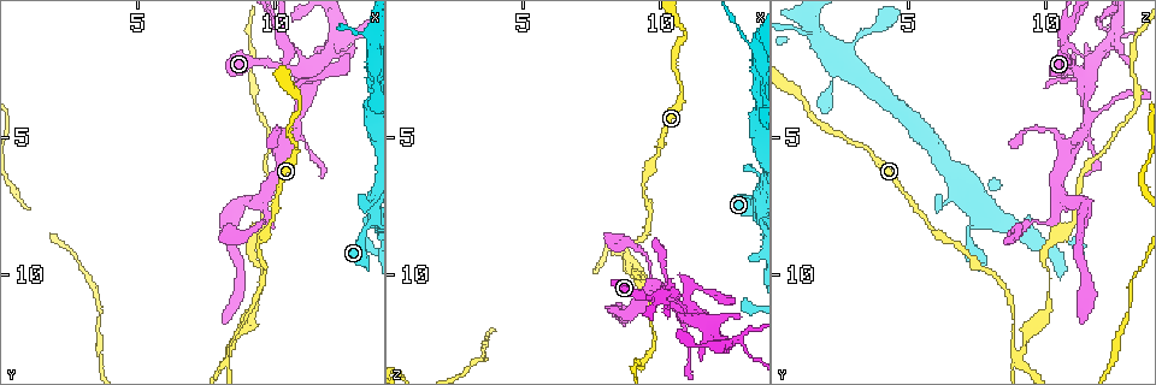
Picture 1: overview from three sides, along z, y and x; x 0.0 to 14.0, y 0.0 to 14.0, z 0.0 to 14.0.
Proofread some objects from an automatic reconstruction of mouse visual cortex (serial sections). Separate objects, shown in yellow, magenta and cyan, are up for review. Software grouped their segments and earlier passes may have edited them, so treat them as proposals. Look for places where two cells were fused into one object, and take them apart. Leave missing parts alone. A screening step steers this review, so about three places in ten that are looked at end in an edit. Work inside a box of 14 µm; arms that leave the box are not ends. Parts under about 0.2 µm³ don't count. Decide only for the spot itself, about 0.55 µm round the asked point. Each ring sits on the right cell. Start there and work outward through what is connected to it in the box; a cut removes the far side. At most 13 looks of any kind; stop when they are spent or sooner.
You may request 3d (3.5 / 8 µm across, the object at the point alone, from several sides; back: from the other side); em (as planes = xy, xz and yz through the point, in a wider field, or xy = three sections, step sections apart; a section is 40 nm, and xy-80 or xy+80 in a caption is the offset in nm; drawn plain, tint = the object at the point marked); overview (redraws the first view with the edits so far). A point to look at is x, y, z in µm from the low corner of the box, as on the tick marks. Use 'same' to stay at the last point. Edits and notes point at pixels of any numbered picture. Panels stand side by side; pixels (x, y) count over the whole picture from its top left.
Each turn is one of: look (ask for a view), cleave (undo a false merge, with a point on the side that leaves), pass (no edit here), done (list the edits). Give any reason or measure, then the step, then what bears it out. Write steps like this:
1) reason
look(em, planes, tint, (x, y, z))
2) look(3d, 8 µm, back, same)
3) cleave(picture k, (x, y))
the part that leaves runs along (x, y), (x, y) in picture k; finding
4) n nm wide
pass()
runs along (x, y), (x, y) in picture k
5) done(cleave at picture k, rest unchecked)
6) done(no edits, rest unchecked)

three arms meet
look(3d, 3.5 µm, (13.1, 1.3, 12.5))

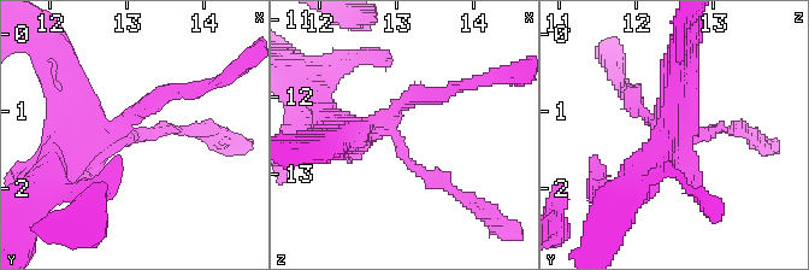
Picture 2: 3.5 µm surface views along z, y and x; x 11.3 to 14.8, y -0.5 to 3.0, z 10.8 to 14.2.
3 arms; arms of 150, 200, 350 nm
look(em, xy, step 1, tint, (13.05, 1.30, 12.60))

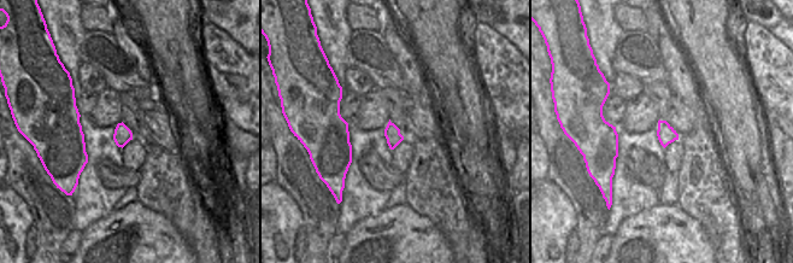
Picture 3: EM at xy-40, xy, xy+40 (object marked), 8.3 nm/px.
pass()
runs along (329, 122), (384, 125), (409, 163), (454, 191) in picture 2; continuous, no second cell

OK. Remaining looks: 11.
abrupt turn
look(3d, 8 µm, (9.6, 8.0, 10.2))

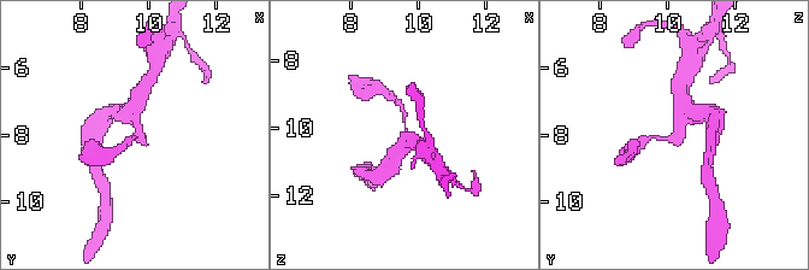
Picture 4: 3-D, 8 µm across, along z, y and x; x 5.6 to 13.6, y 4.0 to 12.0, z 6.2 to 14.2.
look(em, xy, step 2, tint, (9.7, 7.8, 10.2))

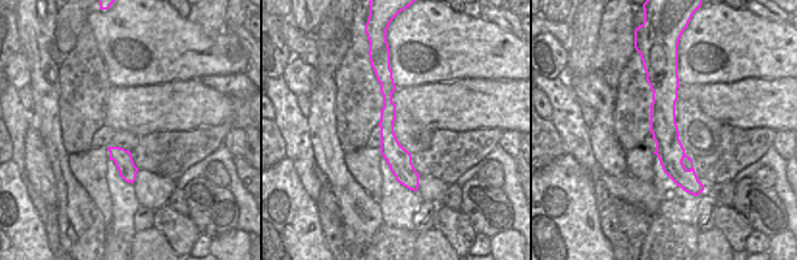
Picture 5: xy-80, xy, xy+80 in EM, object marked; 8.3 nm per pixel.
pass()
runs along (661, 68), (663, 129), (689, 188) in picture 5; continuous, no second cell

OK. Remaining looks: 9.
two arms at a narrow angle
look(3d, 3.5 µm, (8.3, 12.8, 9.0))

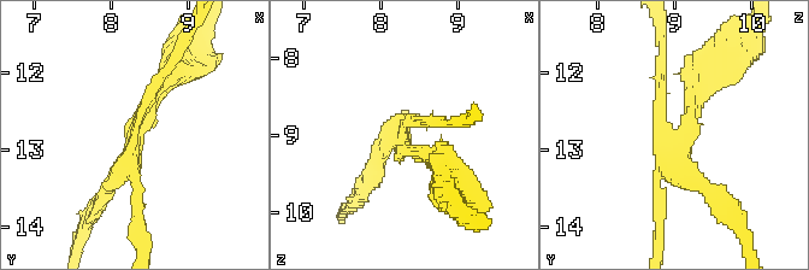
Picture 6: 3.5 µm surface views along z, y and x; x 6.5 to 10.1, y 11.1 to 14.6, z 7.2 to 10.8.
4 arms; arms of 150, 150, 200, 200 nm; need the tissue
look(em, xy, step 1, tint, (8.30, 12.80, 9.00))

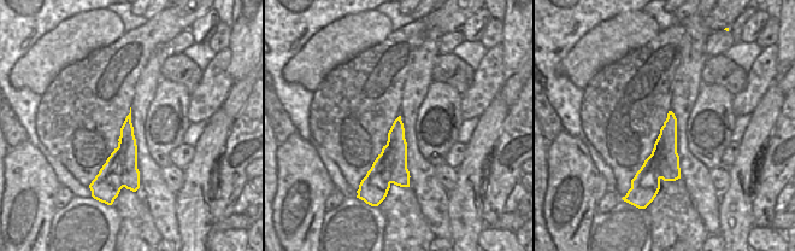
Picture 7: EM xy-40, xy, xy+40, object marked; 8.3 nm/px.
cleave(picture 6, (429, 152))
the part that leaves runs along (406, 142), (447, 170), (454, 201) in picture 6; two cells meet here

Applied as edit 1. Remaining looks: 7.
two arms in line, one across
look(3d, 3.5 µm, (13.3, 8.3, 7.2))

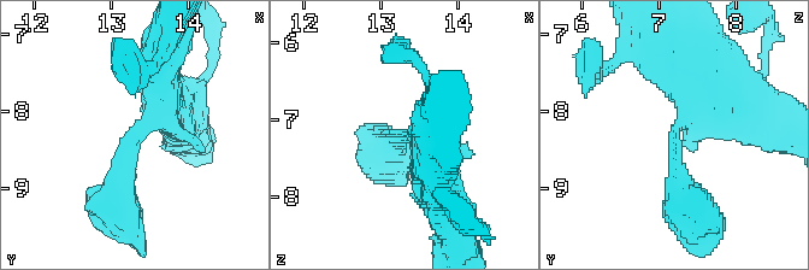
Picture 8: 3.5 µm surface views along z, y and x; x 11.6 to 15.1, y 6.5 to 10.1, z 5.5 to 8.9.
3 arms; arms of 400, 500, 500 nm; need the tissue
look(em, xy, step 5, tint, (13.35, 8.30, 7.20))

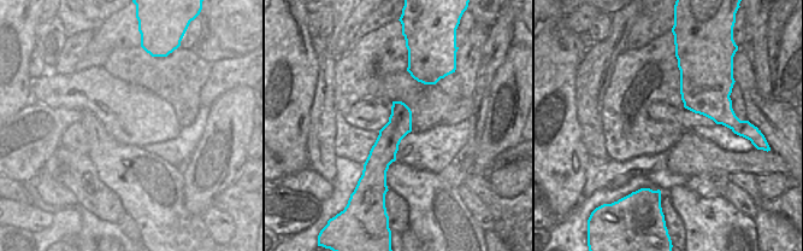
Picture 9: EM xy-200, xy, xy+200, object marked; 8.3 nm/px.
cut it another way
look(em, xy, step 1, tint, same)

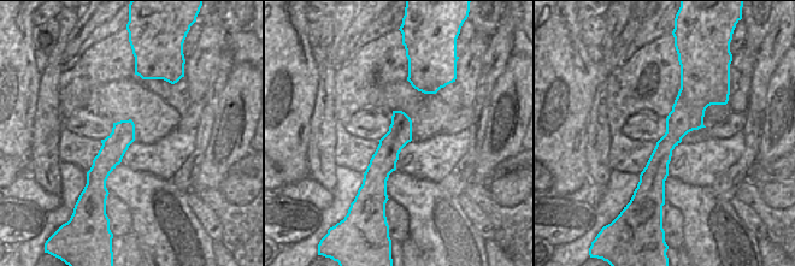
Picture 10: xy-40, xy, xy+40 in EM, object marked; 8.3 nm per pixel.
pass()
one cell here

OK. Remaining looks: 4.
three arms meet
look(3d, 8 µm, (13.3, 1.2, 1.6))

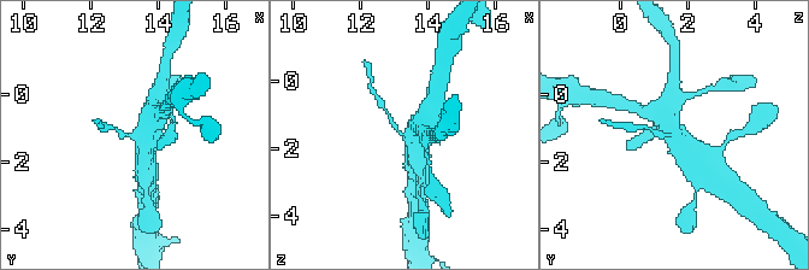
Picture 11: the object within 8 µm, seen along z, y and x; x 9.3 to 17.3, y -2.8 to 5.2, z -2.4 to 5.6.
closer look
look(3d, 3.5 µm, (13.3, 1.2, 1.6))

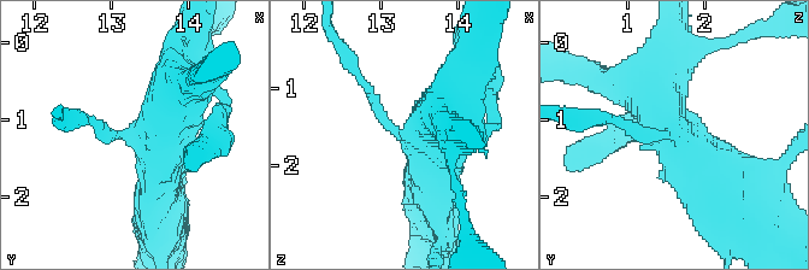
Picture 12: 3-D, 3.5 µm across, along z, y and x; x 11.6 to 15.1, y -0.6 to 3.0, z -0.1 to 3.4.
pass()
runs along (731, 203), (660, 115), (666, 70) in picture 12; one cell here

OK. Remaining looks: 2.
done(cleave at picture 6, rest unchecked)

